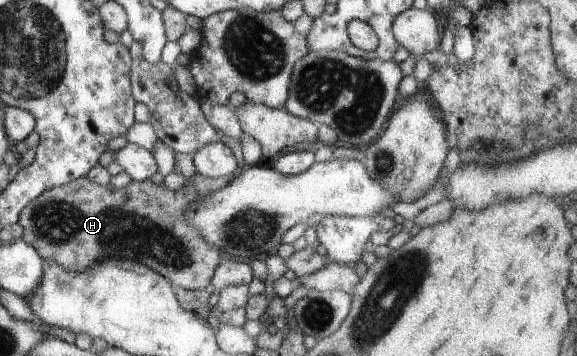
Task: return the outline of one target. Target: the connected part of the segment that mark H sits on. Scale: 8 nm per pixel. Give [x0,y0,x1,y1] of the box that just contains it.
[19,176,220,290]

